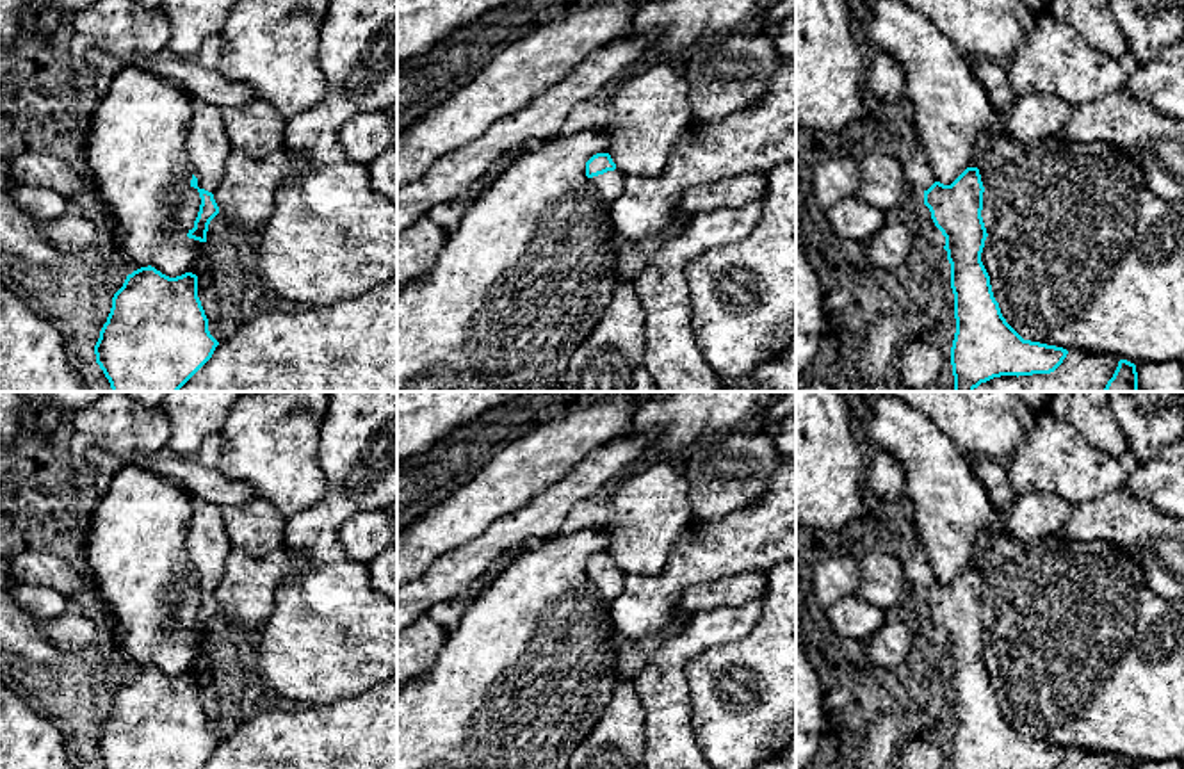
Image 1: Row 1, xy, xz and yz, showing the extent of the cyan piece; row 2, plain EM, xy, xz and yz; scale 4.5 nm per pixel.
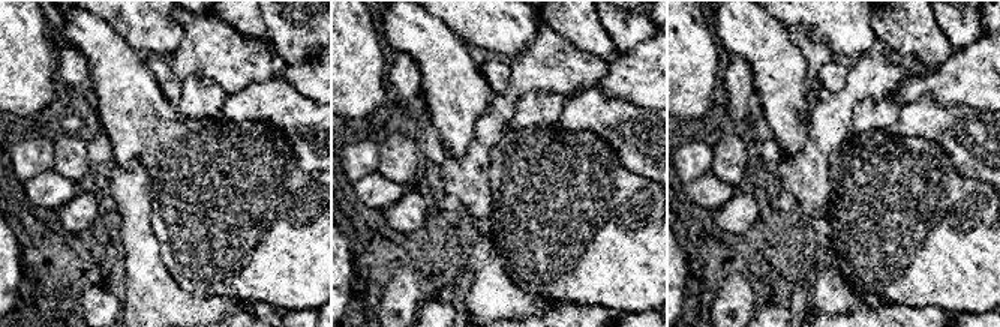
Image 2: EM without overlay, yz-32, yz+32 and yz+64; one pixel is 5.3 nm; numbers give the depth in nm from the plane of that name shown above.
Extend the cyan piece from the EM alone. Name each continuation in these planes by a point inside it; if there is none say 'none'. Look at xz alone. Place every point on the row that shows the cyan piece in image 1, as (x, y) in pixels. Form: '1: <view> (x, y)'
1: xz (609, 186)

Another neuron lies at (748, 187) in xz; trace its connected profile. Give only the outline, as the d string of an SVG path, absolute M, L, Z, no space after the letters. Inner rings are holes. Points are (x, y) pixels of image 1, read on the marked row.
M744 173L730 180L689 187L682 194L680 210L693 217L719 208L739 208L766 196L767 182L764 173Z

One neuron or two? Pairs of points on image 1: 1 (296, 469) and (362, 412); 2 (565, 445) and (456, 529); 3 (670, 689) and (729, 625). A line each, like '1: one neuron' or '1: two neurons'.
1: two neurons
2: one neuron
3: one neuron

